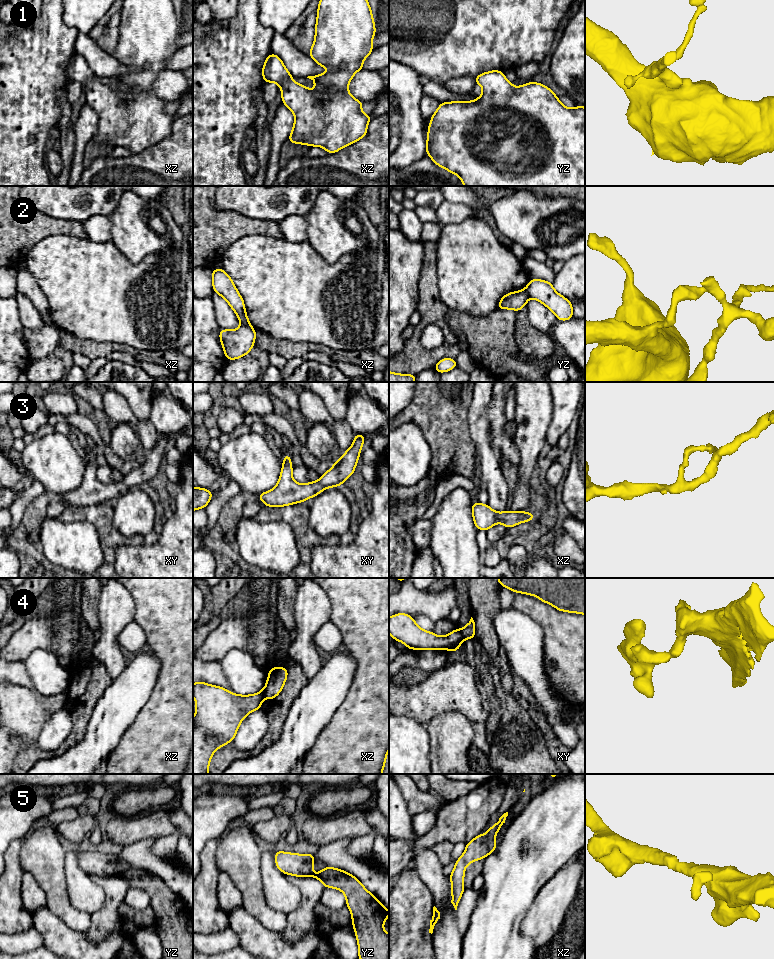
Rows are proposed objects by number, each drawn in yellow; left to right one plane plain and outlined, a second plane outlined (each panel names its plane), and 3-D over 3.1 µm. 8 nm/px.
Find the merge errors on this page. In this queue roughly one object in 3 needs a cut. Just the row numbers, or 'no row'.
2, 4

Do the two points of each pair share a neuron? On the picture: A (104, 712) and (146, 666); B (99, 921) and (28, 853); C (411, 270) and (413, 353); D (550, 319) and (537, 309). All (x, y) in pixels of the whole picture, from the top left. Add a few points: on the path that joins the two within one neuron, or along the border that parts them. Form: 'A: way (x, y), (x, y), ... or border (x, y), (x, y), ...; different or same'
A: way (115, 701), (139, 677); same
B: border (91, 914), (90, 929), (85, 932); different
C: border (419, 285), (416, 308); different
D: way (547, 319), (540, 312); same

